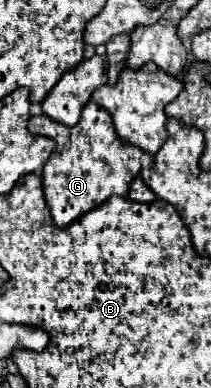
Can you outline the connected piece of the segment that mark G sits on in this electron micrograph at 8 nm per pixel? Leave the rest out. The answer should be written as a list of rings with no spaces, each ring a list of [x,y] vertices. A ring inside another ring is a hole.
[[[89,102],[83,108],[81,120],[71,128],[51,120],[45,114],[31,116],[27,128],[31,134],[41,134],[57,142],[55,150],[43,166],[43,192],[53,220],[59,228],[69,226],[73,220],[85,212],[91,212],[113,194],[127,196],[131,180],[139,176],[143,166],[153,164],[151,154],[123,142],[117,136],[109,112],[95,102]]]

